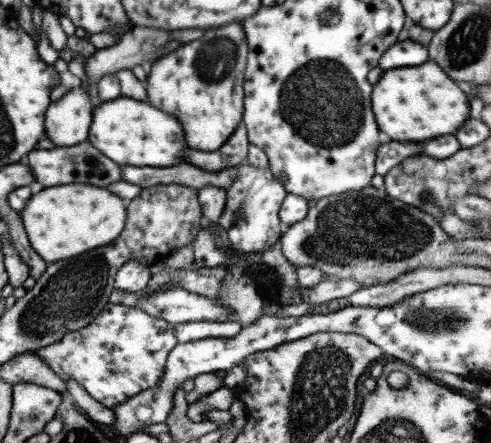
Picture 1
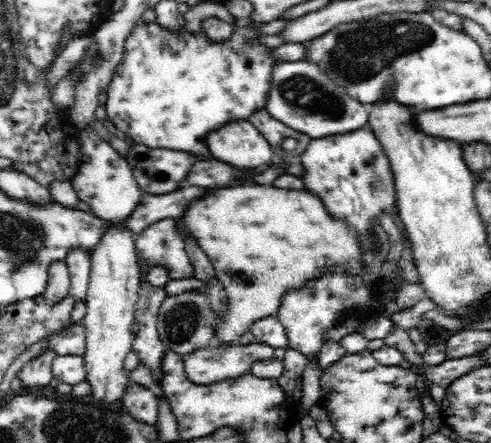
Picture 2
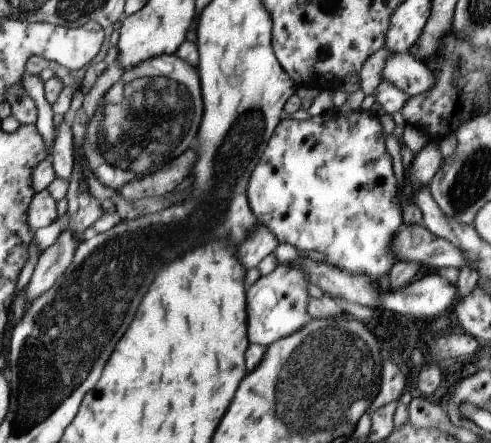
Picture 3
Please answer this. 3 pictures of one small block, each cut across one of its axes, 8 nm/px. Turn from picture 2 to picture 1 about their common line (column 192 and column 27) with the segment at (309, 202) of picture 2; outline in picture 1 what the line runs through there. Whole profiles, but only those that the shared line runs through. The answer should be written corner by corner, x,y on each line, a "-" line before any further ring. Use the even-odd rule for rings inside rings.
89,184
45,188
27,200
19,216
31,248
45,260
45,264
71,258
87,248
109,244
123,232
127,220
123,200
109,194
105,188
93,188

